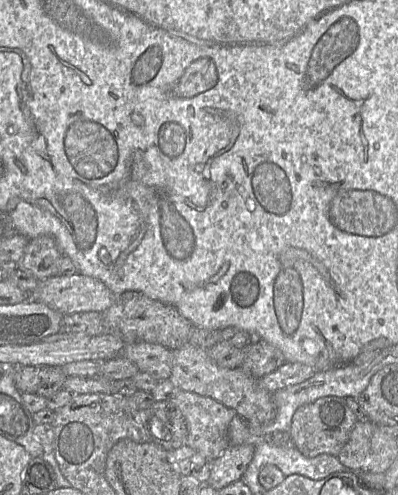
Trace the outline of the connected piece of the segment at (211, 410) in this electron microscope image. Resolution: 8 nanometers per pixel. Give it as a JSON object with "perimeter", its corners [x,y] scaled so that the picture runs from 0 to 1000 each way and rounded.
{"perimeter":[[[447,788],[430,808],[457,832],[472,863],[467,901],[510,919],[520,929],[548,925],[575,901],[573,867],[593,830],[520,800],[487,792]]]}

